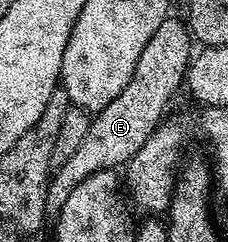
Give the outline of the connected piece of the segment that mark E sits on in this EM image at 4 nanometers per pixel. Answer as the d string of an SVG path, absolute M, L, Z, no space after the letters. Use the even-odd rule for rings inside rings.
M167 18L160 22L156 34L148 38L148 46L140 54L140 62L136 62L136 70L132 70L132 78L108 106L93 113L88 134L80 147L72 153L72 158L64 162L64 166L53 169L48 190L46 191L46 215L57 218L64 202L68 202L68 194L76 190L80 182L84 182L96 172L117 169L130 163L130 159L152 138L152 134L163 123L167 115L166 106L174 96L174 91L183 85L186 69L190 67L192 37L185 19ZM119 164L119 166L117 165Z

